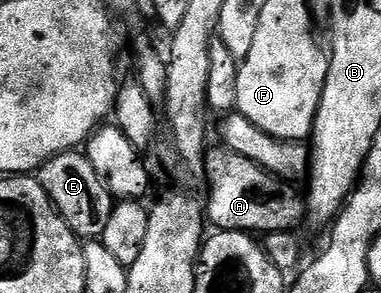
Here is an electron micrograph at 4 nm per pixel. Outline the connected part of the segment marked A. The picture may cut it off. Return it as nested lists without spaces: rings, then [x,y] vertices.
[[[224,146],[210,147],[205,154],[204,179],[209,179],[207,220],[214,229],[222,232],[293,232],[307,216],[307,200],[296,192],[290,181],[282,180],[263,166],[243,158]]]

